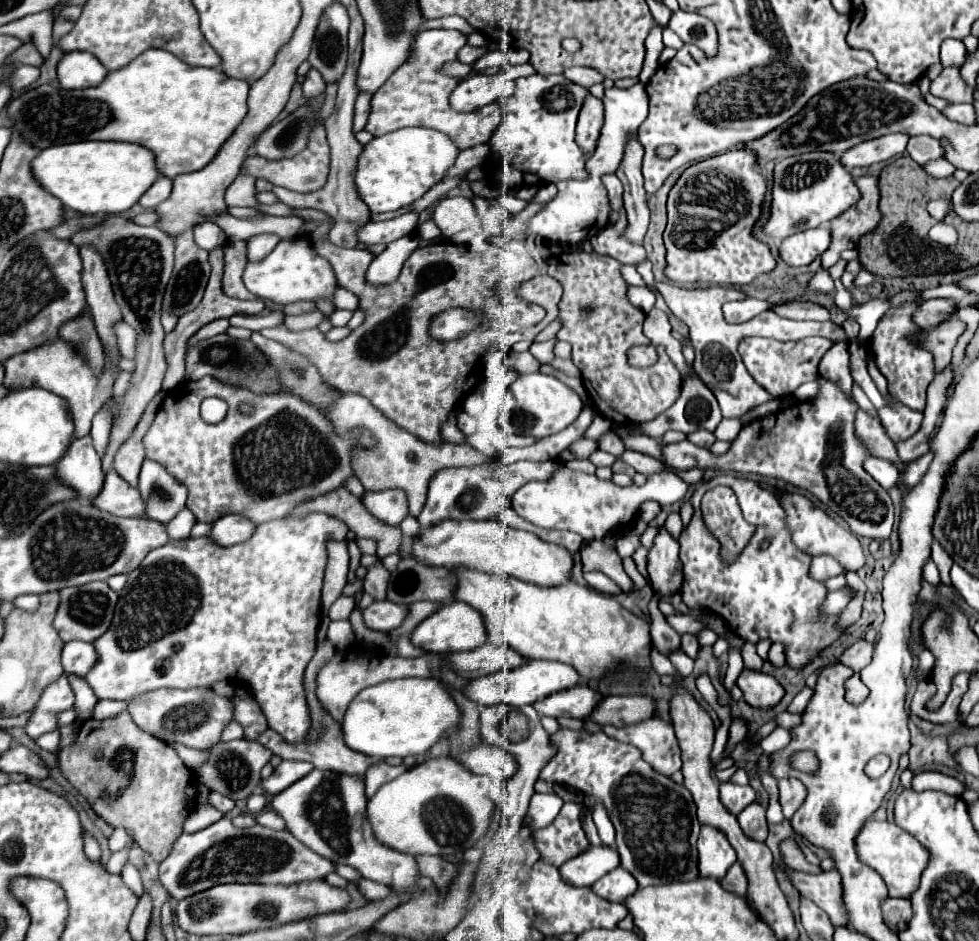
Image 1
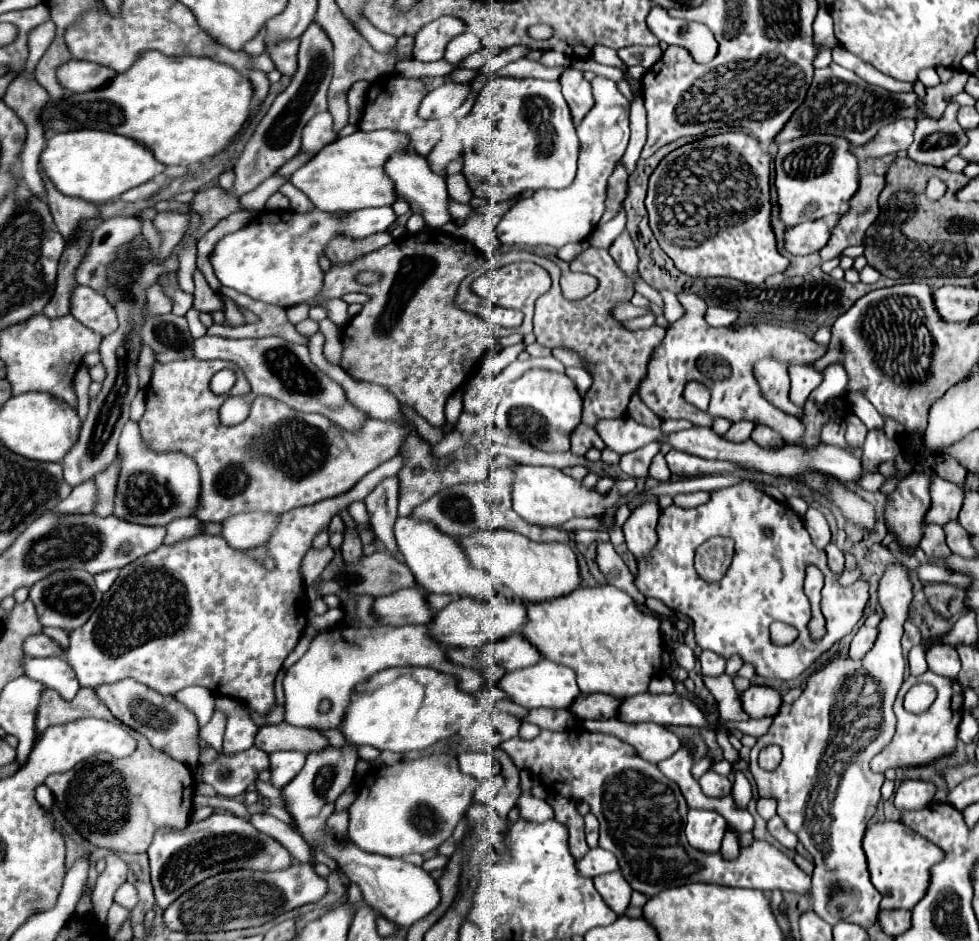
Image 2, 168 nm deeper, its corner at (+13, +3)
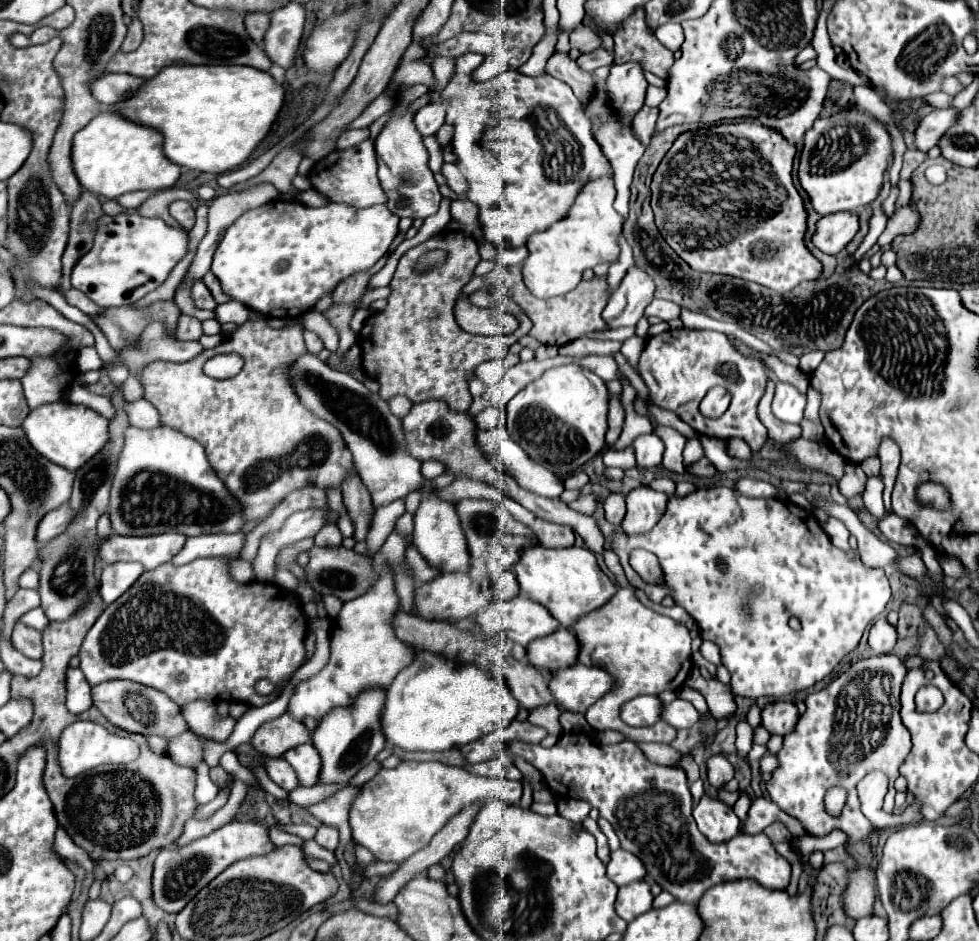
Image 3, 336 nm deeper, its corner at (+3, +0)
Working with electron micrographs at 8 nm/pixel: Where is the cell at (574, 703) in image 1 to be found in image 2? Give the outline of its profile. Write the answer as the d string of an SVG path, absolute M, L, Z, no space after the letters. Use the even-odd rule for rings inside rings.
M595 692L595 694L579 694L567 710L581 720L587 720L587 718L601 720L601 718L615 718L617 704L621 704L621 700L617 700L609 694Z

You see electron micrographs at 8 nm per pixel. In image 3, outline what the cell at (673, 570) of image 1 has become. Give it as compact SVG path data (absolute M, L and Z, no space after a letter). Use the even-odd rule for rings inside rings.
M641 485L627 495L627 513L623 517L625 533L643 533L649 531L663 515L667 505L667 495L651 489L649 485Z

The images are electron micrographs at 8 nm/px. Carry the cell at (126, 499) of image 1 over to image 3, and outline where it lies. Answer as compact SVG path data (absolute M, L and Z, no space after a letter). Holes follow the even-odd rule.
M67 505L59 507L59 511L49 511L37 525L37 533L35 539L39 545L47 545L51 539L55 539L55 535L59 535L59 531L63 531L63 527L67 527L67 523L71 521L71 511L67 511Z

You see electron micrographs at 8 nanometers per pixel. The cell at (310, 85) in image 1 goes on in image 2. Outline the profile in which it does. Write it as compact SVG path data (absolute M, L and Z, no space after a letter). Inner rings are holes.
M289 40L285 44L277 44L277 48L269 48L269 56L285 76L295 76L297 72L297 46L299 40Z

